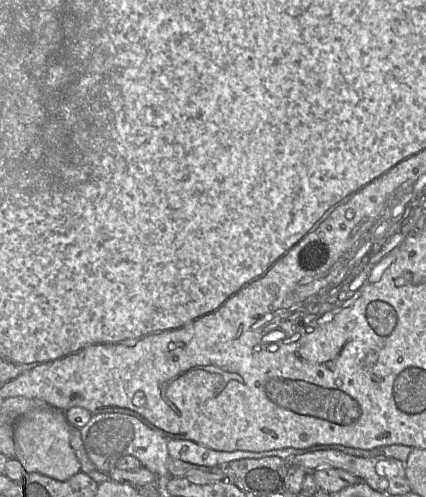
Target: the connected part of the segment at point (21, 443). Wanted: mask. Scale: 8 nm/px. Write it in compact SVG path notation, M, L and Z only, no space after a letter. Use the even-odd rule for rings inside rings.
M51 406L32 409L15 425L7 458L27 469L42 471L61 481L68 480L81 471L80 462L70 444L72 429L64 411Z

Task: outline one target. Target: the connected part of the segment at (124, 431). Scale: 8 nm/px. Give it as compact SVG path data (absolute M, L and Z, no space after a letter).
M118 412L93 414L89 422L79 429L79 434L90 460L101 474L109 474L120 457L130 455L157 478L170 475L167 439L135 416Z

